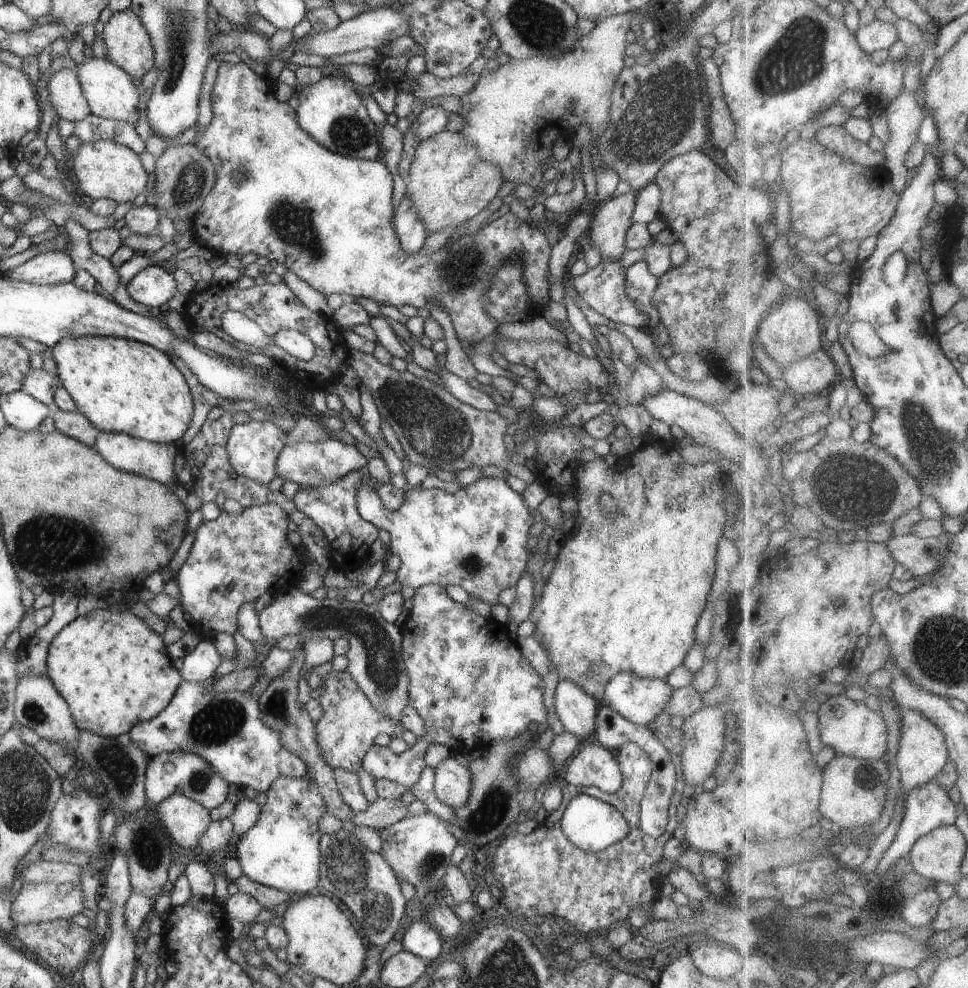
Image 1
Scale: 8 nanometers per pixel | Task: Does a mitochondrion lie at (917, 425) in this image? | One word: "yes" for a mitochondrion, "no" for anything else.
yes

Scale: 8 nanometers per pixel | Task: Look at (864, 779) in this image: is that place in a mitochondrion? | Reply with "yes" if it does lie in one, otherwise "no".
yes

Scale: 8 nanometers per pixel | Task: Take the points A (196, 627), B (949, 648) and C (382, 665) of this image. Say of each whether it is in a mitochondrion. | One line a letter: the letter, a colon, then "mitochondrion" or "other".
A: other
B: mitochondrion
C: mitochondrion

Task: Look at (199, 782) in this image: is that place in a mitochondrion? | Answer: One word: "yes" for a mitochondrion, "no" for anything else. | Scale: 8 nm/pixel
yes

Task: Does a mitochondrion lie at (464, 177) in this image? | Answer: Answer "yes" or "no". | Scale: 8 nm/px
no

